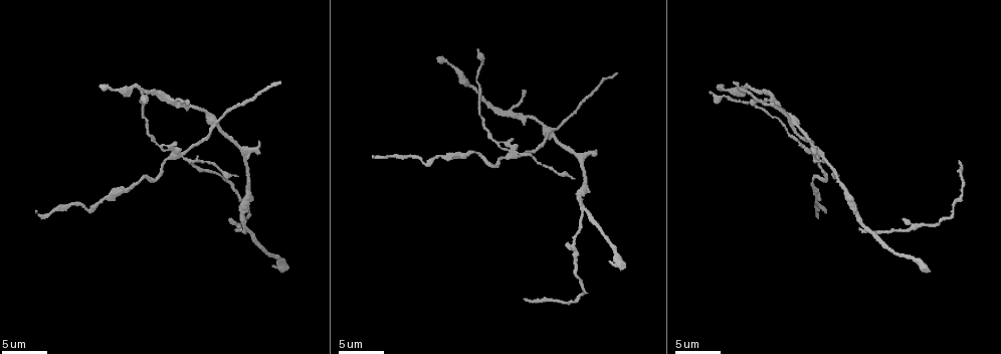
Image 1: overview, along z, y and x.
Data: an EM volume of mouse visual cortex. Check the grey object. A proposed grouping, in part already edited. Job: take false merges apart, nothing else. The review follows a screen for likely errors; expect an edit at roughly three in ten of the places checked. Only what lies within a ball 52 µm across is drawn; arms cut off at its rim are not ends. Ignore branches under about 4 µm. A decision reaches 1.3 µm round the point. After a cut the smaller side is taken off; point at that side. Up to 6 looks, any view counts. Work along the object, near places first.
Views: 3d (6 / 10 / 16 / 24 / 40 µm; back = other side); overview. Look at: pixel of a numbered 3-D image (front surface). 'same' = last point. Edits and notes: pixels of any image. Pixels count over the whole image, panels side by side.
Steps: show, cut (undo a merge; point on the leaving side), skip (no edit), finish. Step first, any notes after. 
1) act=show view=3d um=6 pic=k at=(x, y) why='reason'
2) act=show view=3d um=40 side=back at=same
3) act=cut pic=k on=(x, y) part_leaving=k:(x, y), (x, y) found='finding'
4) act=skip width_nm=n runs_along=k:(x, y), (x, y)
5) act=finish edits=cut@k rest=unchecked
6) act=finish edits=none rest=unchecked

act=show view=3d um=6 pic=1 at=(241, 148) why='three arms meet'

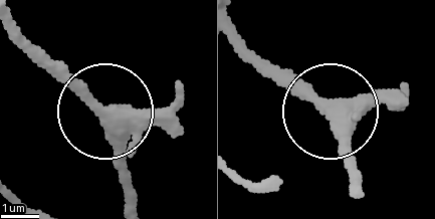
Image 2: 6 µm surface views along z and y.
act=skip found='continuous, no second neuron'

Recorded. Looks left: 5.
act=show view=3d um=6 pic=1 at=(792, 127)

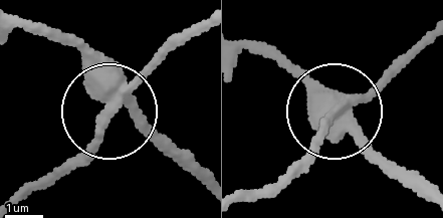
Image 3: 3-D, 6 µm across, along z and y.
act=show view=3d um=6 side=back pic=3 at=(336, 109) why='from behind'

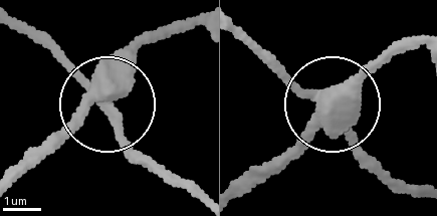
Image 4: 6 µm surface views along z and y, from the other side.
act=cut pic=4 on=(121, 143) found='a second neuron is stuck on'

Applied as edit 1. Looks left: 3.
act=show view=3d um=10 pic=1 at=(583, 213) why='side arm on a straight run'

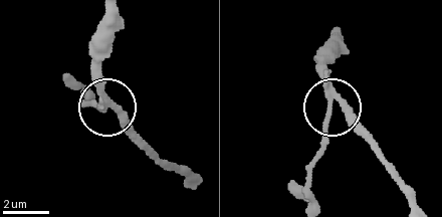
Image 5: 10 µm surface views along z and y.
act=cut pic=5 on=(322, 126) part_leaving=5:(326, 94), (326, 145), (309, 179), (309, 202) found='two neurons meet here'

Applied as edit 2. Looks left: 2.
act=finish edits=cut@4,cut@5 rest=unchecked

